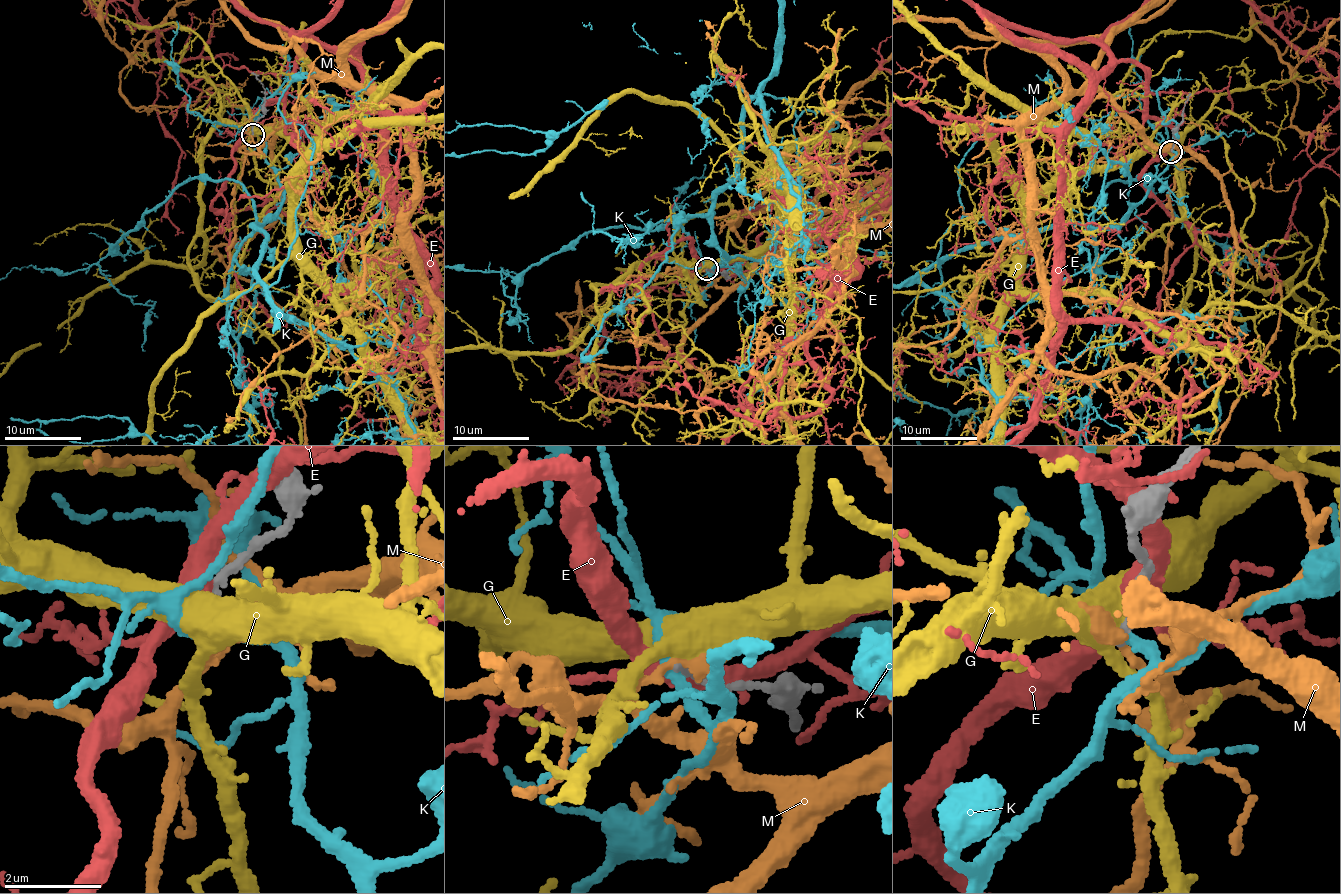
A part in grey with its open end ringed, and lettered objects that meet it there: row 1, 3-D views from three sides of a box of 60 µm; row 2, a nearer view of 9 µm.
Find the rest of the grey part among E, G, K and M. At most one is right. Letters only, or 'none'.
none

